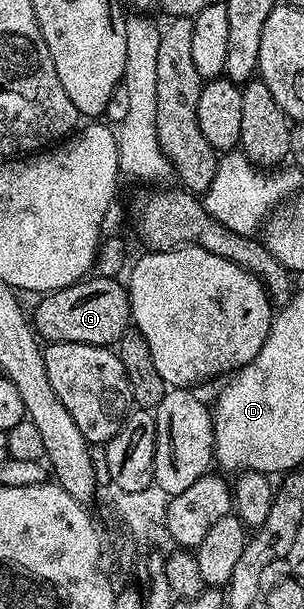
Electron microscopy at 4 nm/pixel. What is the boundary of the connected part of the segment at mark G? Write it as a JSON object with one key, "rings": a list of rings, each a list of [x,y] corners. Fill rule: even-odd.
{"rings":[[[87,276],[74,285],[57,289],[55,293],[47,293],[42,301],[32,309],[32,324],[41,340],[46,343],[63,341],[64,343],[88,343],[89,345],[113,346],[124,335],[124,331],[131,328],[130,295],[125,284],[113,277]]]}

